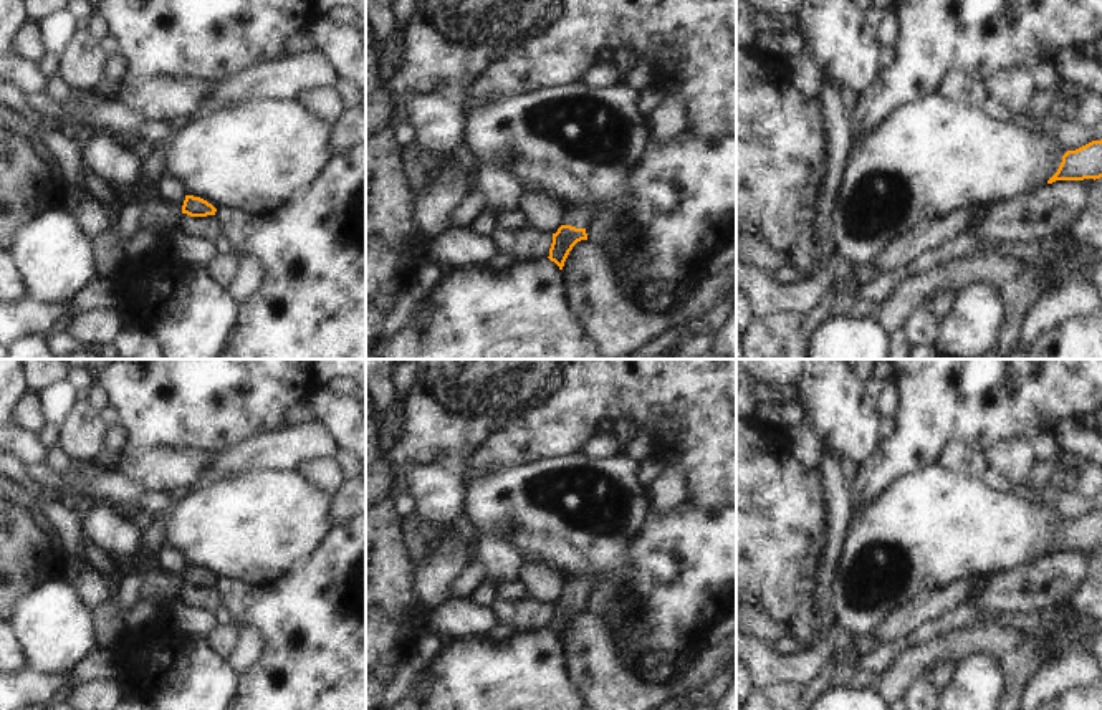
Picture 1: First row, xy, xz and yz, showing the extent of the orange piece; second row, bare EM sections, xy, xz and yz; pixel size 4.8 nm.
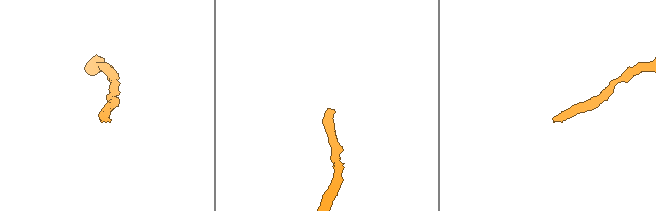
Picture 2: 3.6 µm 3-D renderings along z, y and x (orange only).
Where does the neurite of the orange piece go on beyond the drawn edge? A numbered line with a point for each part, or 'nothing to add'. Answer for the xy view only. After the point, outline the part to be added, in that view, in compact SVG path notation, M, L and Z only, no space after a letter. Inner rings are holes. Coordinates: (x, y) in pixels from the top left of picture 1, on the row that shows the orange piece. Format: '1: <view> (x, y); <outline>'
nothing to add

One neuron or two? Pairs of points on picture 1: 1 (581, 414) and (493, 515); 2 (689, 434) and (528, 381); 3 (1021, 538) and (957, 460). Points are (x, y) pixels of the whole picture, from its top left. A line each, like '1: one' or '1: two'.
1: two
2: two
3: two

